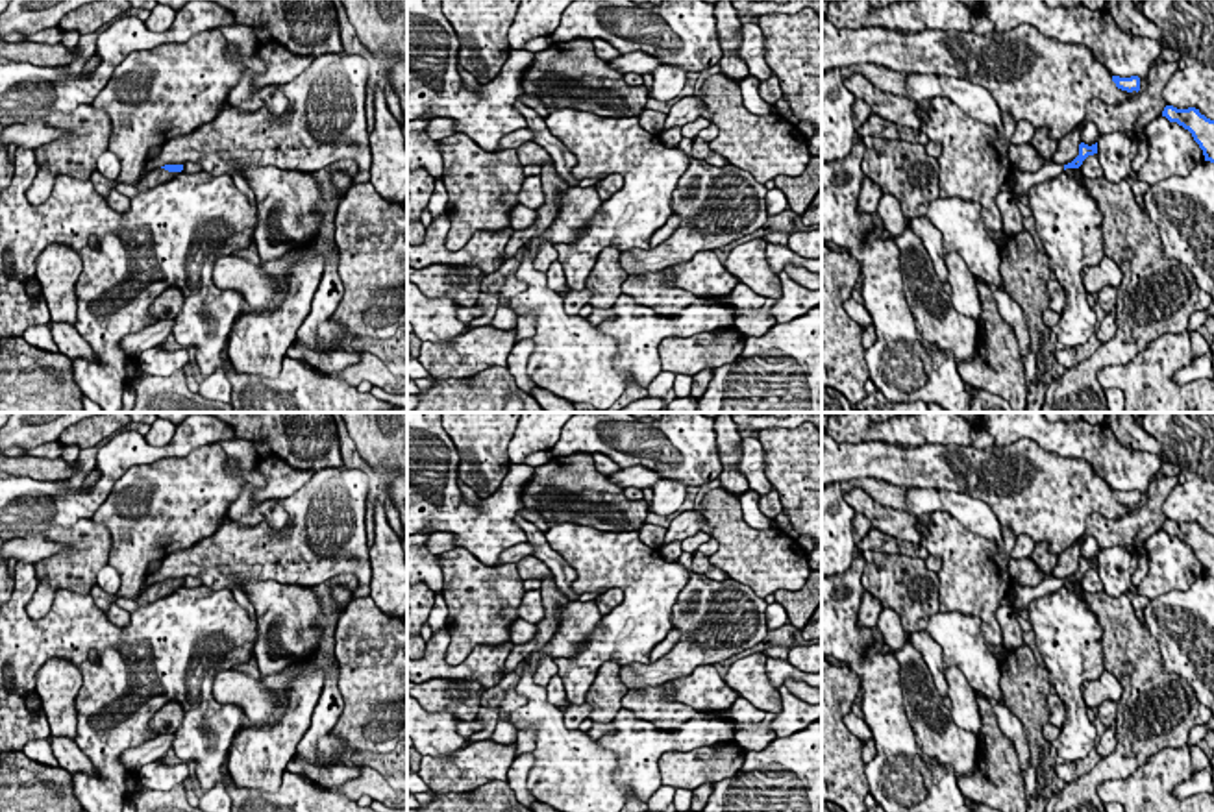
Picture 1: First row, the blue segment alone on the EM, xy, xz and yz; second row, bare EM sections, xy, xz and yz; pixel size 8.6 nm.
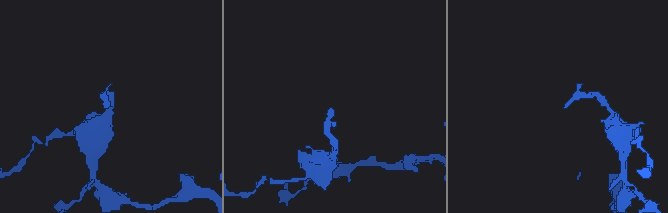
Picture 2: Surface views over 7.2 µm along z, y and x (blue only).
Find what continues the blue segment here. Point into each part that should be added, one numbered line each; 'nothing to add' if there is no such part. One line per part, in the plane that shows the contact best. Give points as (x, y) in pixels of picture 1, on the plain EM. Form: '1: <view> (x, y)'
1: xy (154, 592)

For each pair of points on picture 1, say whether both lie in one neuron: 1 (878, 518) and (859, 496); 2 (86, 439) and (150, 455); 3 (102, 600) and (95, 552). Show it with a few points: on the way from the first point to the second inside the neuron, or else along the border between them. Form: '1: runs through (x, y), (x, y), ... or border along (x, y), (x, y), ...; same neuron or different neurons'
1: runs through (874, 513), (863, 502); same neuron
2: border along (119, 431), (110, 437); different neurons
3: border along (95, 583), (87, 594); different neurons

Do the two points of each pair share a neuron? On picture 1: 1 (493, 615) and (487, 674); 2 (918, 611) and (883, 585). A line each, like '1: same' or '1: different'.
1: different
2: same

